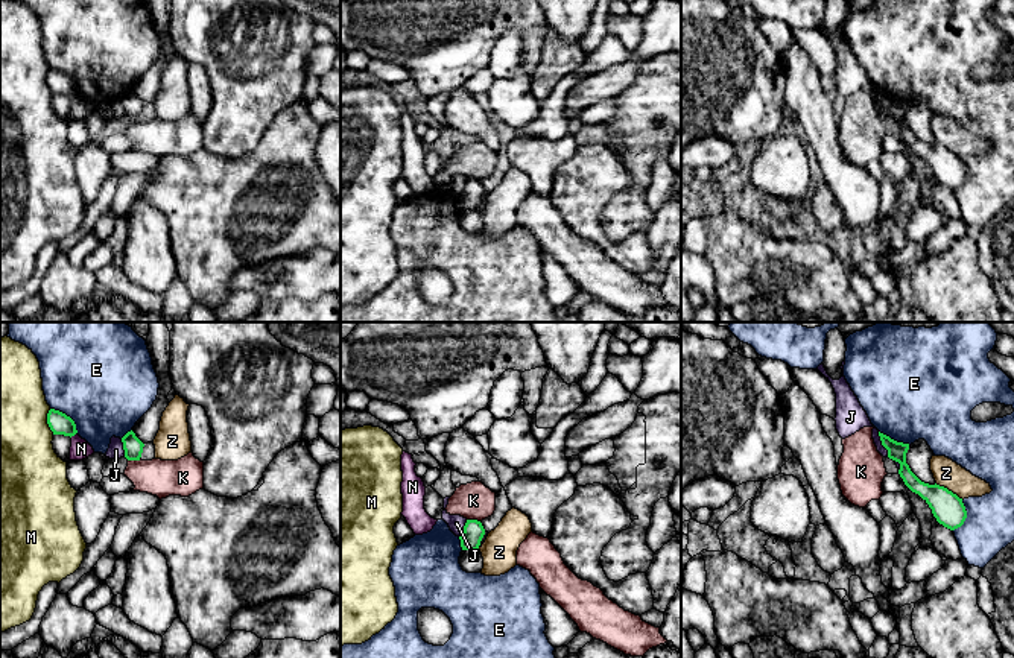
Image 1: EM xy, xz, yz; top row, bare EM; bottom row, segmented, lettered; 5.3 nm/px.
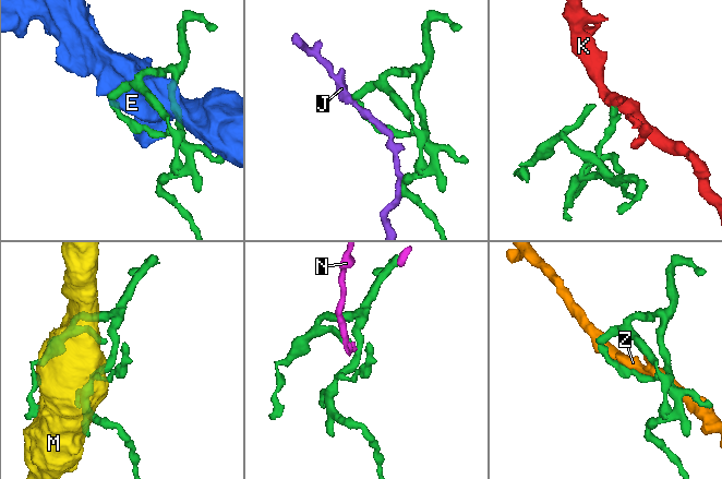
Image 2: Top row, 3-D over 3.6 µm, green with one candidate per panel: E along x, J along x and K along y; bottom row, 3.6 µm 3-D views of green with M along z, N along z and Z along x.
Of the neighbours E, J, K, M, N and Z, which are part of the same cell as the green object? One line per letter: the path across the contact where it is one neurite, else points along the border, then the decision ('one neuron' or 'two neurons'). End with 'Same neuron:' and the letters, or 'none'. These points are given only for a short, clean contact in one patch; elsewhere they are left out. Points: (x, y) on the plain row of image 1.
E: two neurons
J: two neurons
K: border xz (467, 178), (479, 181); two neurons
M: two neurons
N: border xy (75, 93), (70, 96); two neurons
Z: two neurons
Same neuron: none

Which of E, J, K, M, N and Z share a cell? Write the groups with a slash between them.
E / J / K / M / N / Z

